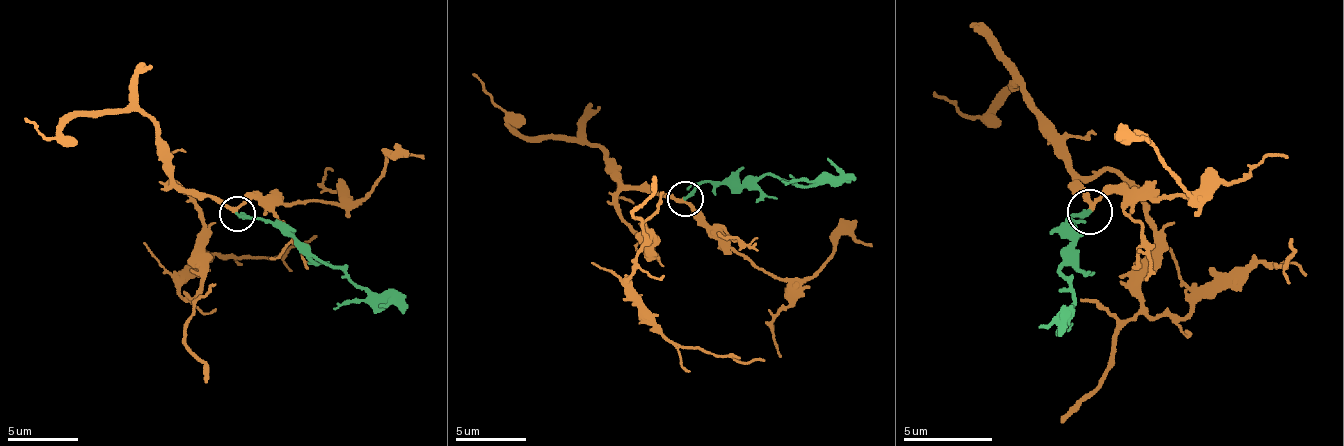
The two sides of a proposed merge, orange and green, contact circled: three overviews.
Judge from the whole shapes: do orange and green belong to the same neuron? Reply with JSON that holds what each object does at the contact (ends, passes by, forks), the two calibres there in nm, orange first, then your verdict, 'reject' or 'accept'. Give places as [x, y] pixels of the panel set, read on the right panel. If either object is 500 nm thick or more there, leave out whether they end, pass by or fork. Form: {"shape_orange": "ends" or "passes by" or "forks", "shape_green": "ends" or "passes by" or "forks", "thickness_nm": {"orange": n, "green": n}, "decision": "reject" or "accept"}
{"shape_orange": "passes by", "shape_green": "ends", "thickness_nm": {"orange": 220, "green": 260}, "decision": "accept"}

